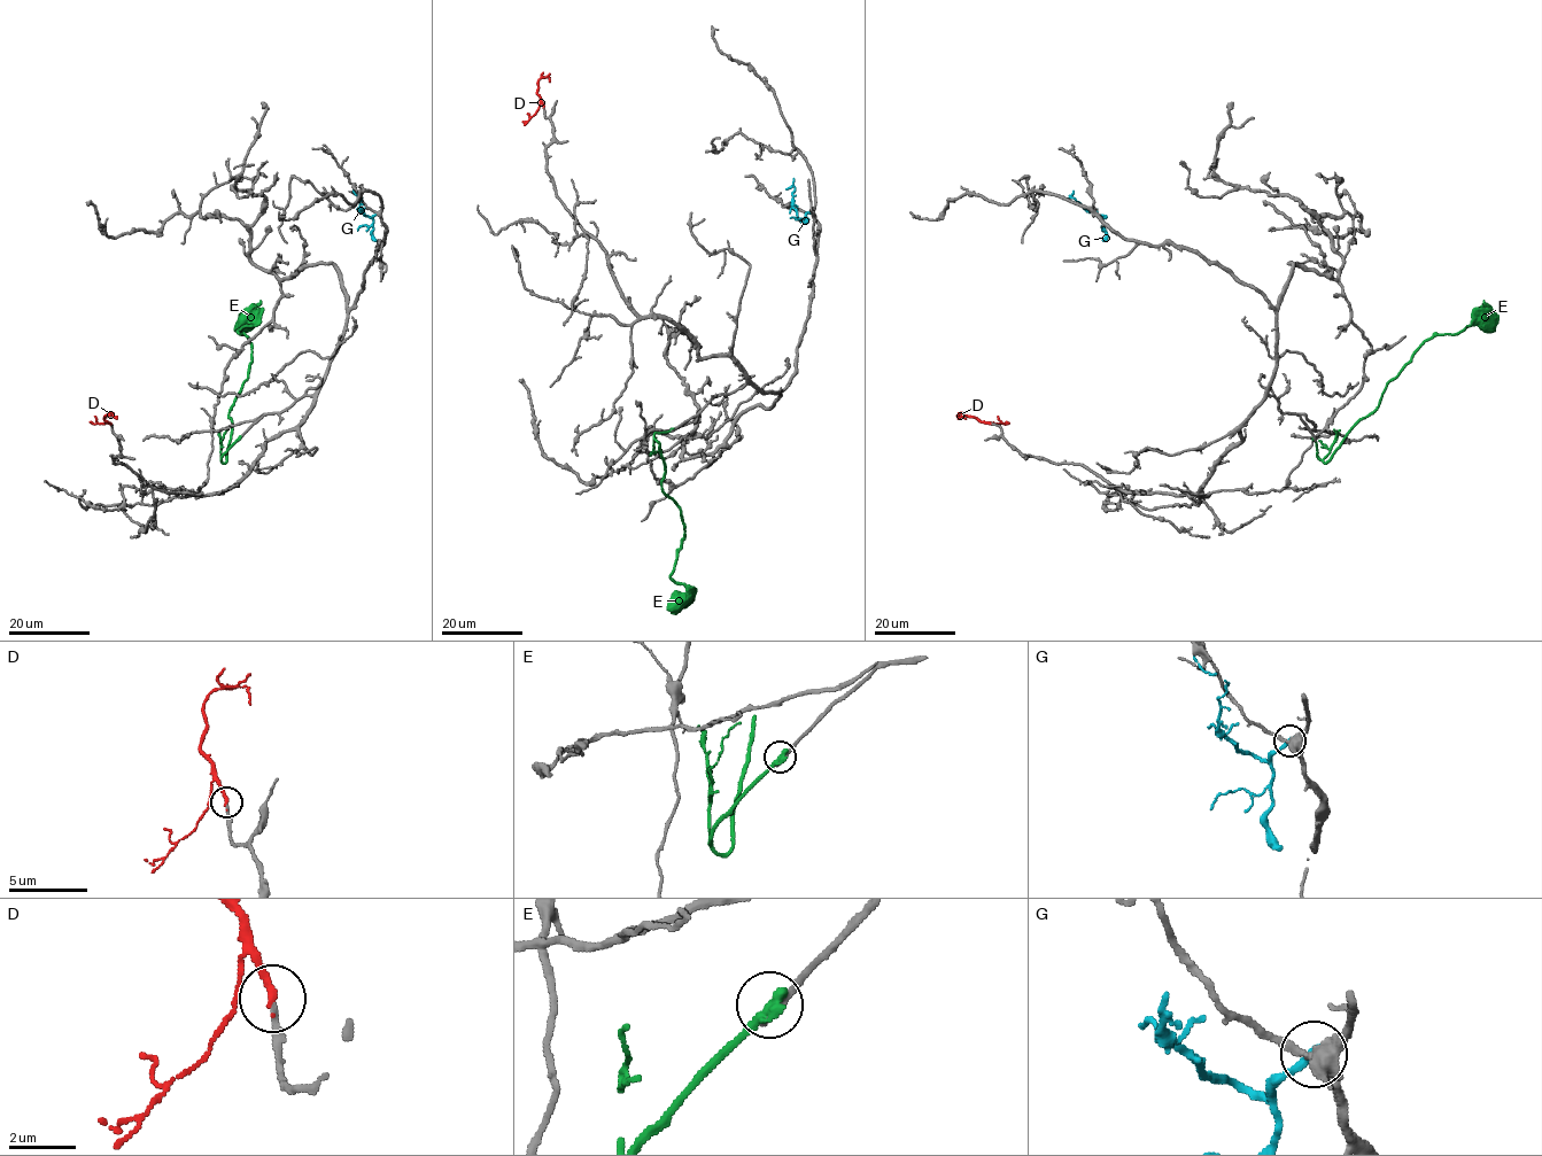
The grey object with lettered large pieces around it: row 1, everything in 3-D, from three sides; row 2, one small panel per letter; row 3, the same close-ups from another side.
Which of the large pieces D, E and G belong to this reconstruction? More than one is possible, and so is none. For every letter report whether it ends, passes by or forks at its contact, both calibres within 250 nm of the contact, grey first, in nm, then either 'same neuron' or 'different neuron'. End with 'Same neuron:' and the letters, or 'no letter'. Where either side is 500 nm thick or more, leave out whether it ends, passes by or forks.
D: it ends; calibres 180 and 200 nm; same neuron
E: it ends; calibres 280 and 380 nm; different neuron
G: it ends; calibres 400 and 280 nm; different neuron
Same neuron: D

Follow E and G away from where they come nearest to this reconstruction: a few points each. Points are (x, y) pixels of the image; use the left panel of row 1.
E: (238, 439), (223, 463), (229, 410), (252, 359), (252, 343), (238, 332), (255, 324), (261, 300)
G: (378, 212), (370, 218), (365, 216), (359, 210), (361, 198), (353, 191)

